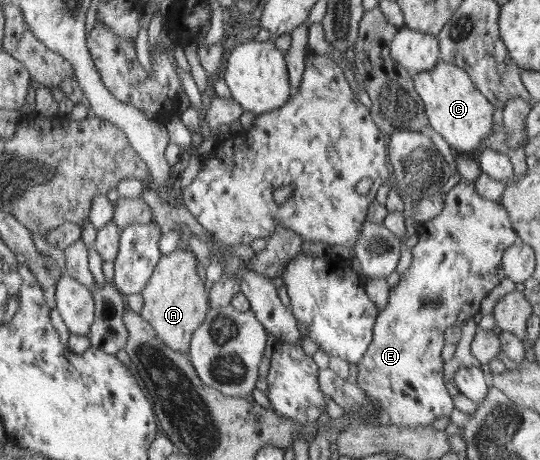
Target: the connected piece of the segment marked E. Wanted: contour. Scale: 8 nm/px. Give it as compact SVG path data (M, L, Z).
M461 178L445 194L444 205L441 212L430 220L418 223L416 234L418 238L417 243L410 248L410 264L407 269L401 273L397 285L392 289L389 289L386 305L382 310L378 311L377 316L375 317L370 343L365 352L363 352L361 359L356 364L357 379L355 382L365 396L369 397L369 399L373 399L373 401L377 401L377 405L379 409L381 409L381 416L385 422L397 427L405 427L407 429L415 429L415 427L431 425L437 418L441 418L443 416L448 417L451 413L453 408L452 400L446 392L445 386L443 386L443 380L441 380L444 364L441 362L441 349L444 345L443 332L447 327L459 324L479 312L479 304L481 304L481 300L483 300L483 298L487 296L487 293L490 292L494 286L497 286L497 284L501 282L501 279L505 277L504 270L500 265L504 250L518 240L518 236L512 229L510 220L508 219L507 211L500 205L500 203L496 203L479 196L476 193L474 183L470 183L468 180Z

